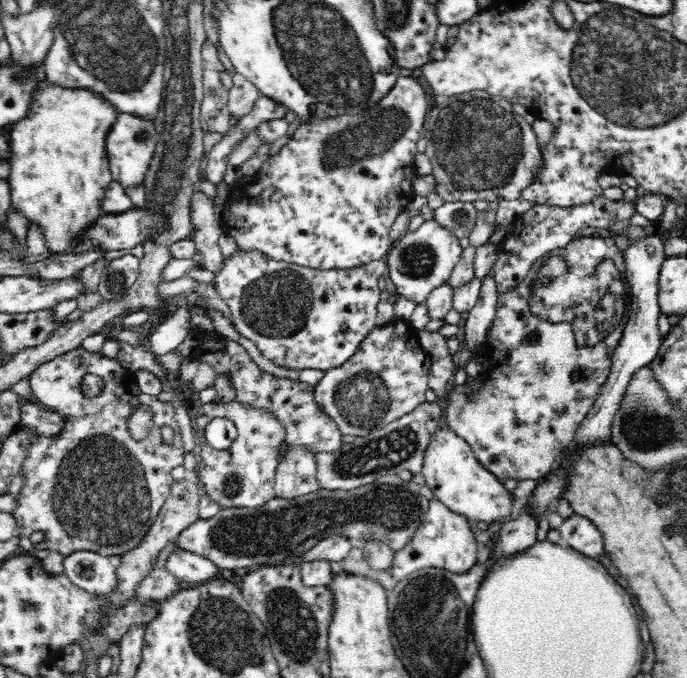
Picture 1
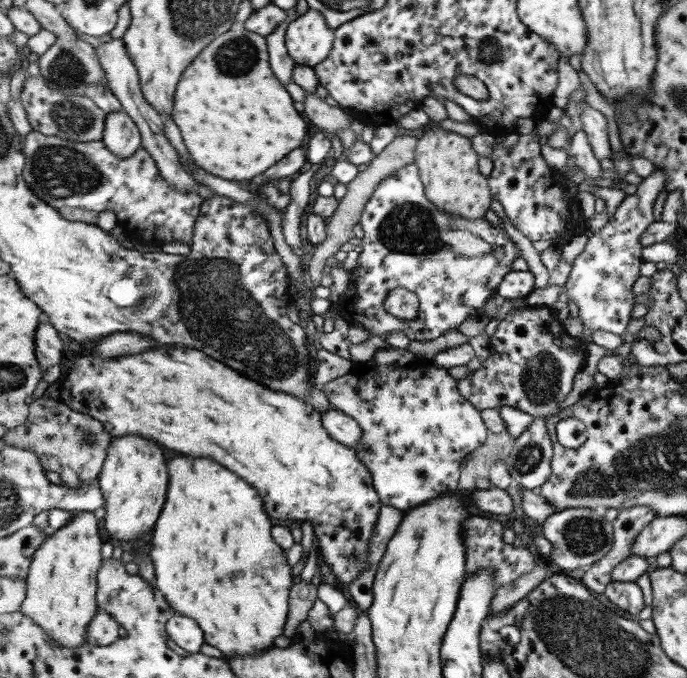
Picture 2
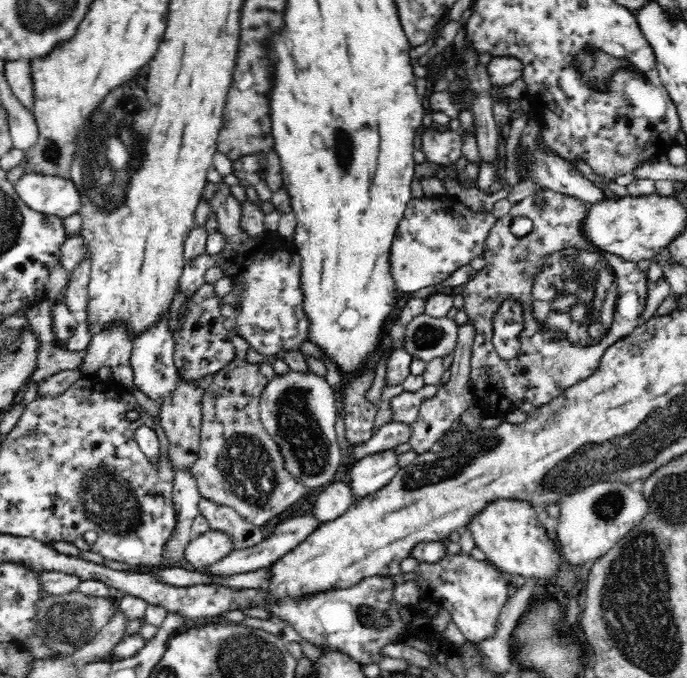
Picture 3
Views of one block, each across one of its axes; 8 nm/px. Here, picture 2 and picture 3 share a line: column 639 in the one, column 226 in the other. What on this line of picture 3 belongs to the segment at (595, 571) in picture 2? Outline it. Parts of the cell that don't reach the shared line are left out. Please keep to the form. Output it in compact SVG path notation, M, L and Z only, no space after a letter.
M202 499L198 505L200 515L208 519L213 531L220 531L232 539L232 548L237 551L260 544L266 536L260 527L244 520L243 515L226 505L218 505Z

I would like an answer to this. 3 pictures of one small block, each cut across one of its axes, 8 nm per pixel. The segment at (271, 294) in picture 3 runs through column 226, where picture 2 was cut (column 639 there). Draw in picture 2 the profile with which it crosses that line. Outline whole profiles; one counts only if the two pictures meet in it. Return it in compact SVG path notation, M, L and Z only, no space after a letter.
M660 166L638 185L638 192L626 197L616 212L598 233L595 233L585 248L574 260L573 272L567 281L568 300L578 306L578 318L590 337L595 331L611 332L623 336L631 322L635 308L634 286L641 279L644 263L641 236L655 223L655 200L666 188L666 172Z

